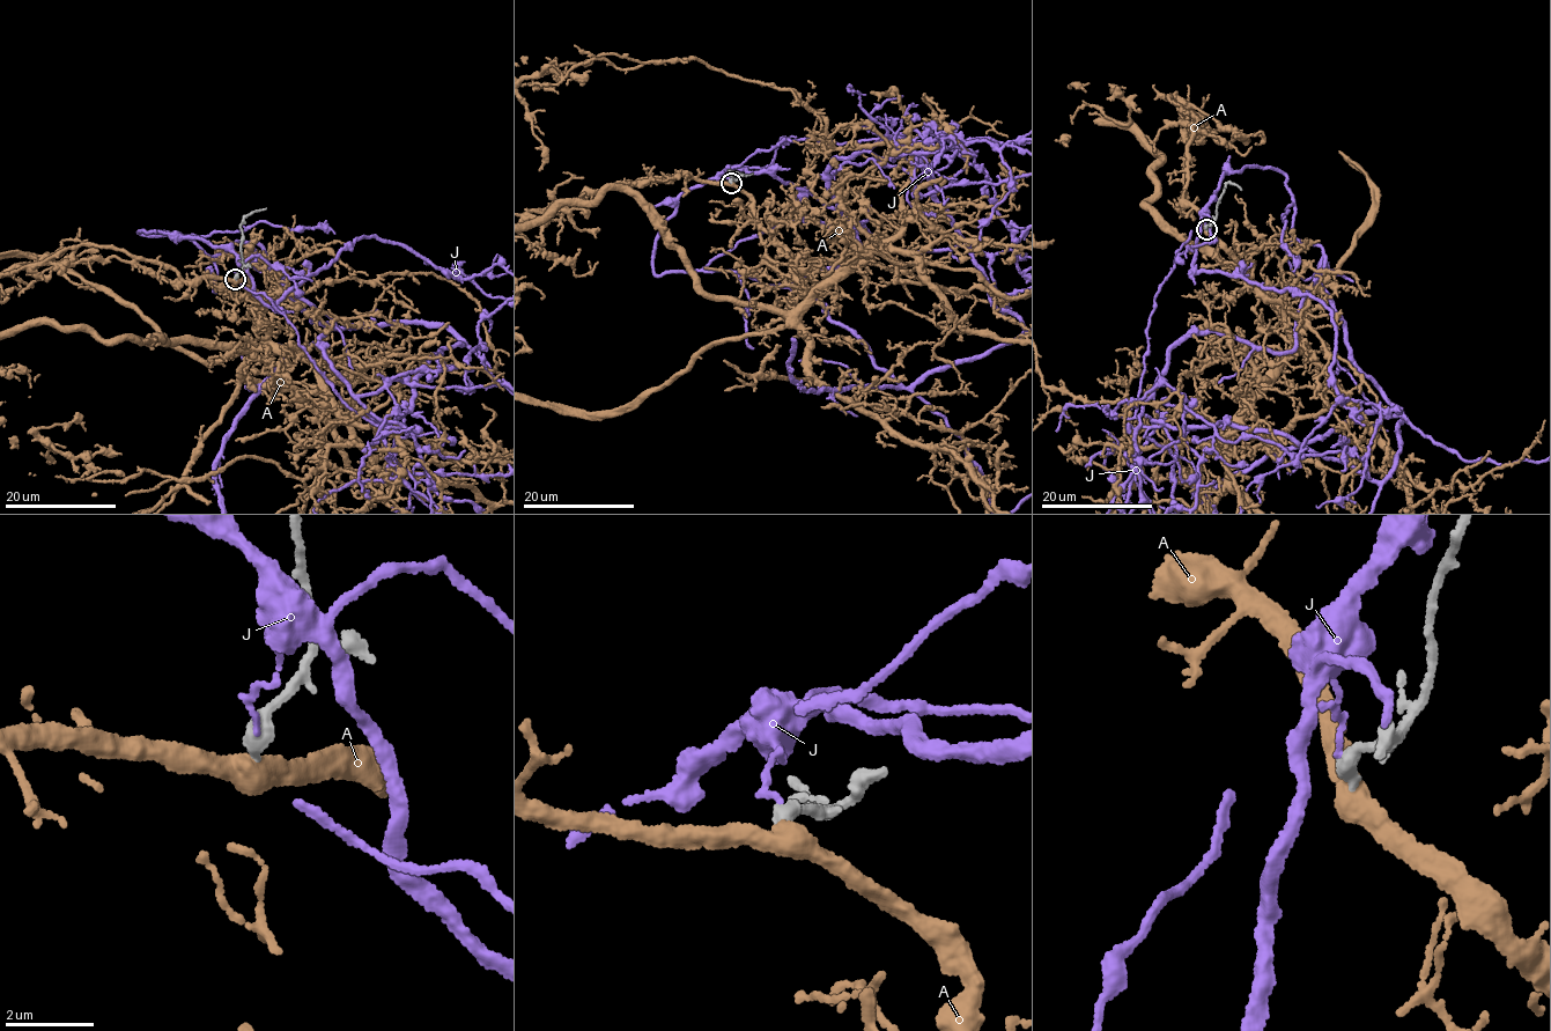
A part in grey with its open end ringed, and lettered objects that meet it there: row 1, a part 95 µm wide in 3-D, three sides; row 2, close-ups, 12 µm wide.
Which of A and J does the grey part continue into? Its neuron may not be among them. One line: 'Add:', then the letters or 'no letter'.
Add: no letter

